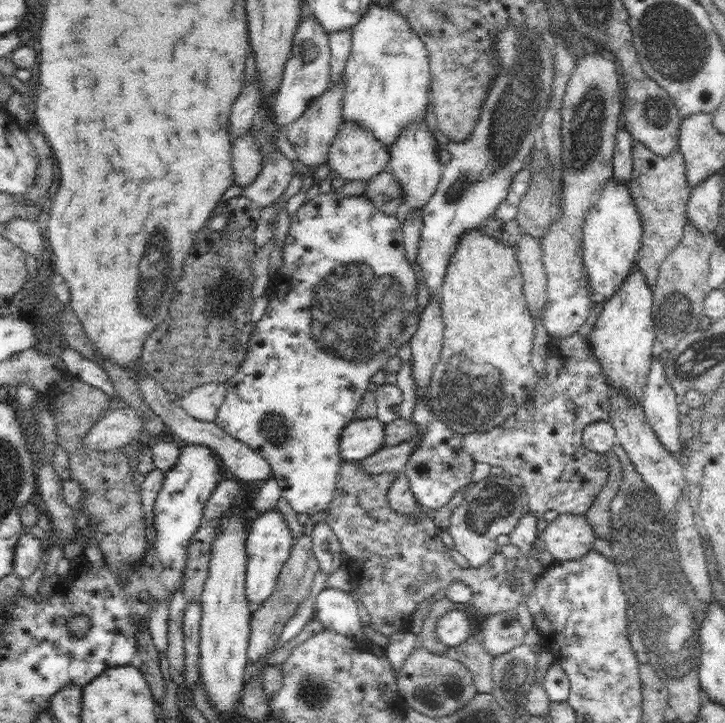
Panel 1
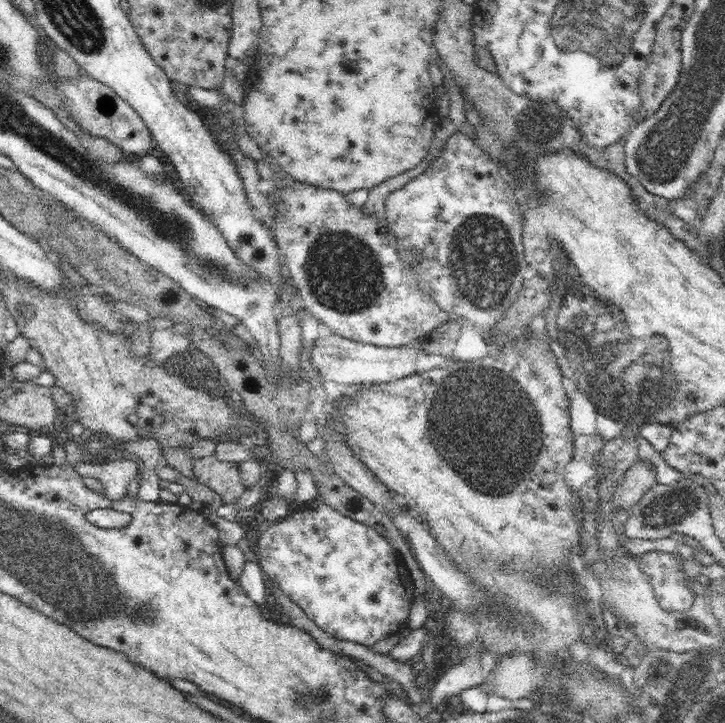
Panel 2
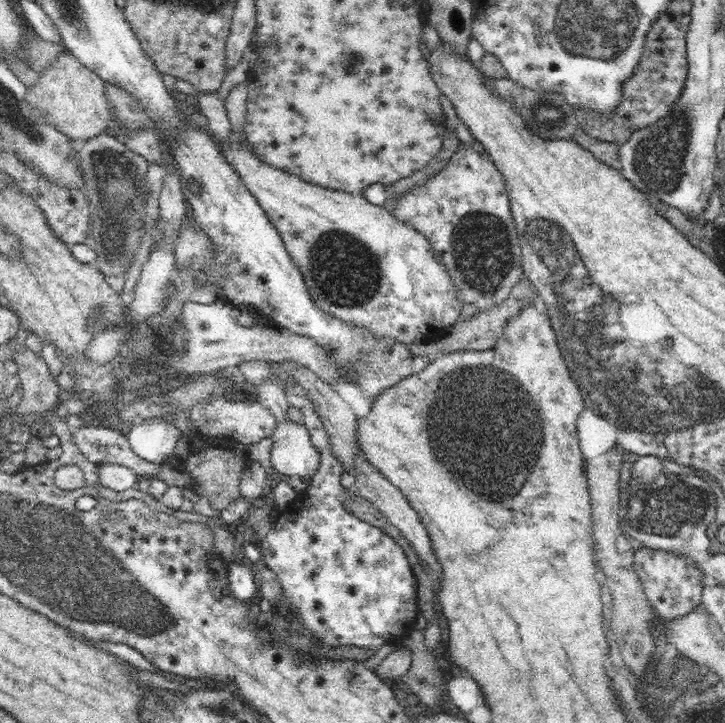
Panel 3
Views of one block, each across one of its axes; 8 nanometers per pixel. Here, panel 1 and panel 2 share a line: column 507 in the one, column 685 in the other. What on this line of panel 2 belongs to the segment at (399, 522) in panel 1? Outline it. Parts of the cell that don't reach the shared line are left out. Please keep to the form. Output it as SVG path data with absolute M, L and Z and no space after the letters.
M650 552L640 556L642 570L650 576L656 600L666 612L686 612L694 606L696 594L692 580L680 570L682 558L664 552Z

